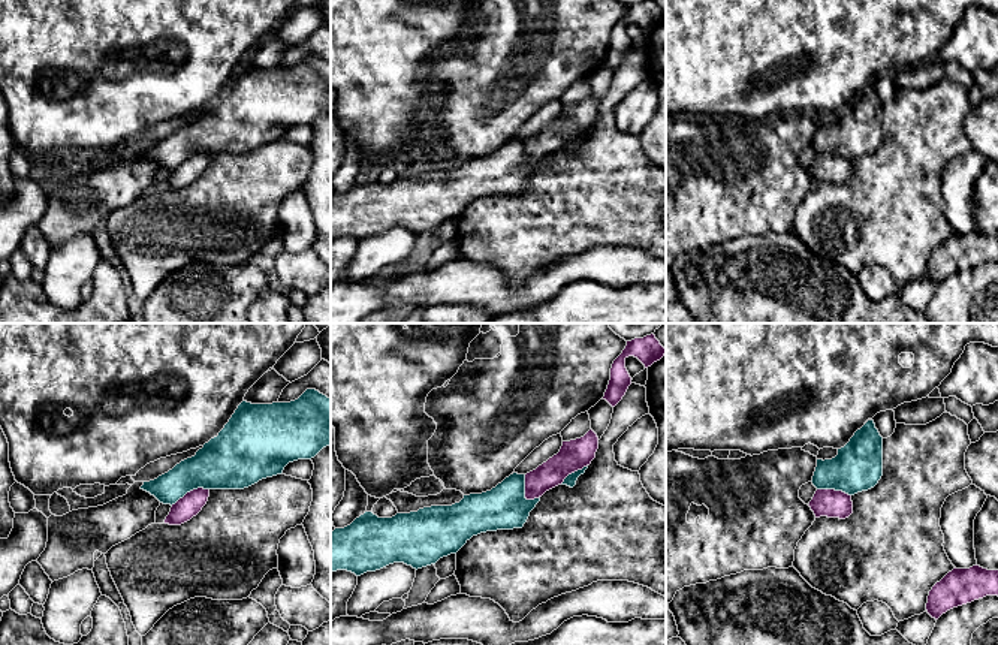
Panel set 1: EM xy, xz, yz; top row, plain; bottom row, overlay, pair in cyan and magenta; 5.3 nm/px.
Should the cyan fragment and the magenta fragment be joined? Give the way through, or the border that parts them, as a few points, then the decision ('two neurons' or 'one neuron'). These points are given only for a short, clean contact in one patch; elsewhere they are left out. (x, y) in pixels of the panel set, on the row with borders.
two neurons

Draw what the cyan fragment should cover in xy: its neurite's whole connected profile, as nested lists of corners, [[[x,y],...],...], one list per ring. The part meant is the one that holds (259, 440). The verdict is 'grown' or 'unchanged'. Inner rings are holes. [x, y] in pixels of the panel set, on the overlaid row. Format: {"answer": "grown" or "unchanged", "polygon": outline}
{"answer": "unchanged", "polygon": [[[307,389],[290,403],[251,404],[242,401],[217,437],[211,438],[195,456],[177,464],[141,489],[163,504],[175,504],[187,492],[203,489],[244,489],[262,479],[281,474],[289,462],[311,459],[331,446],[331,398]]]}

